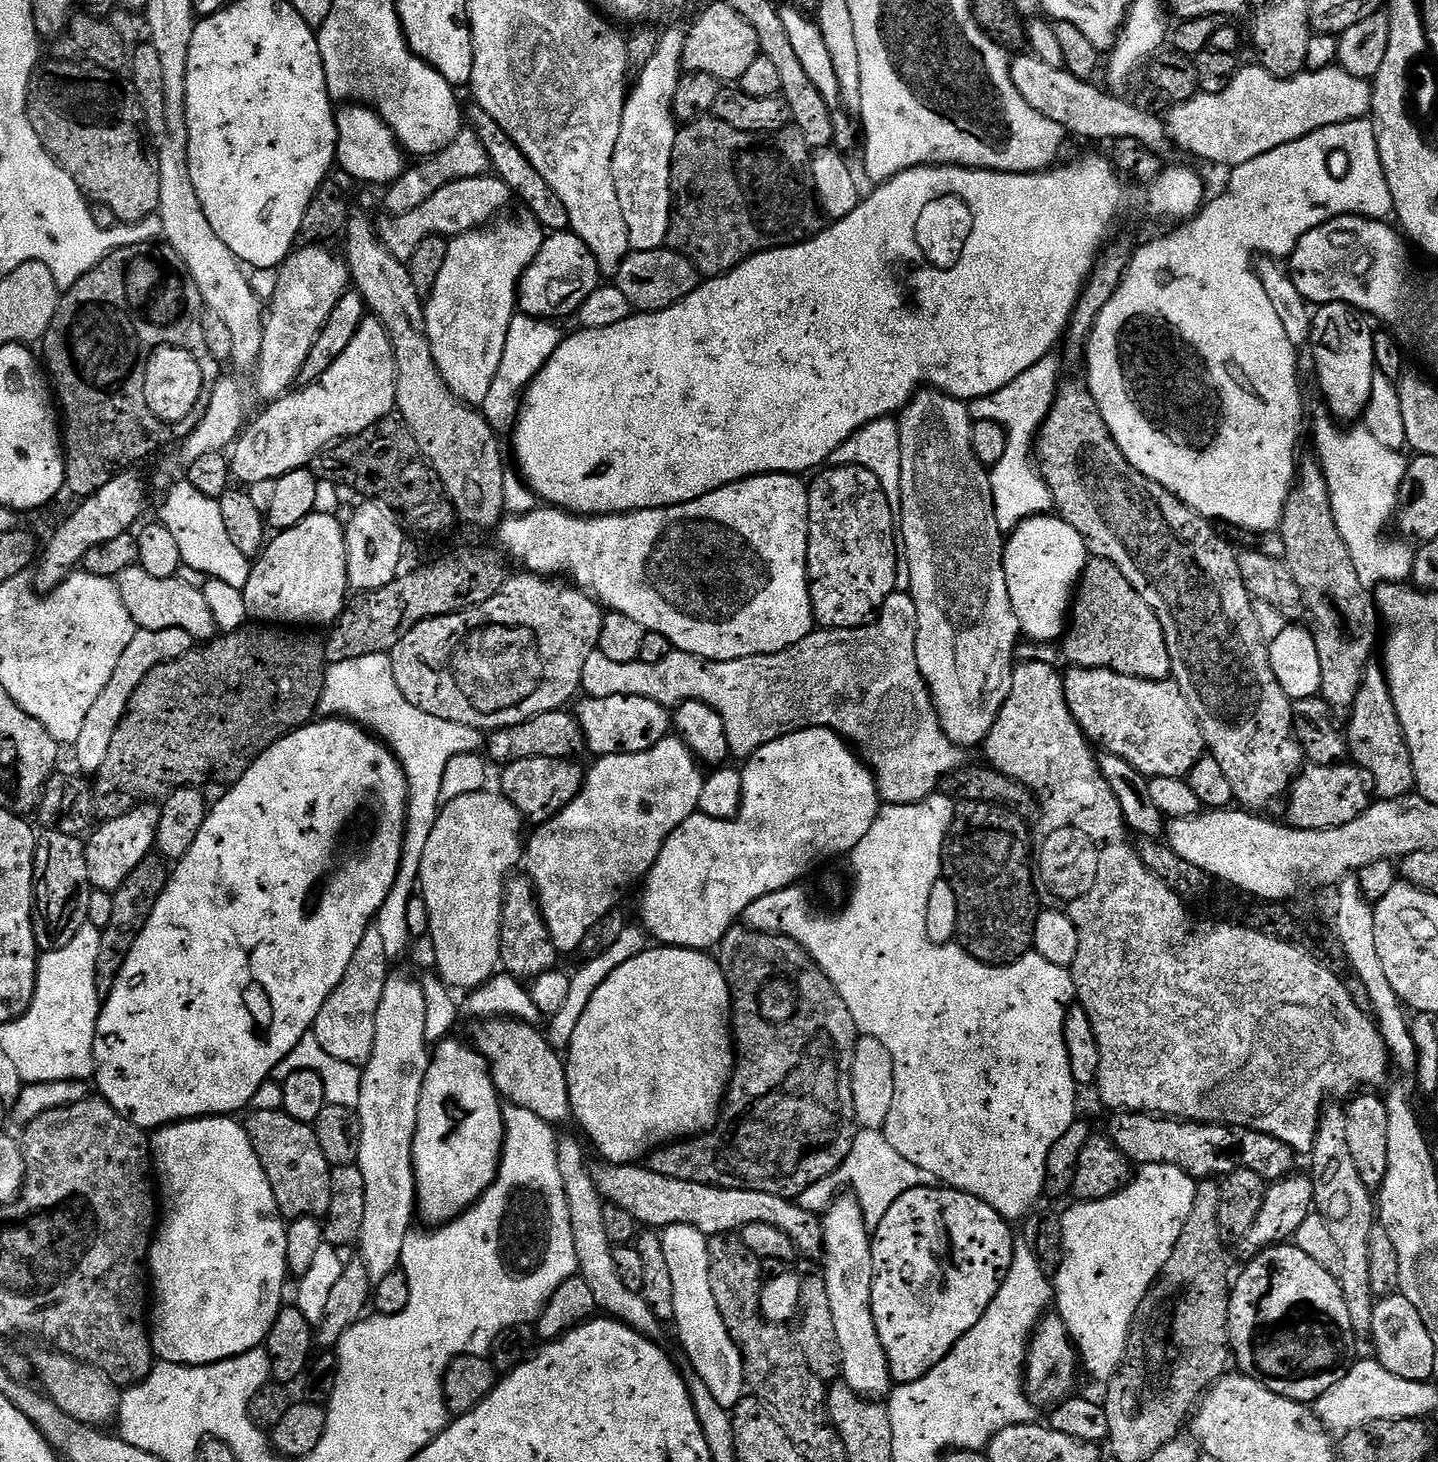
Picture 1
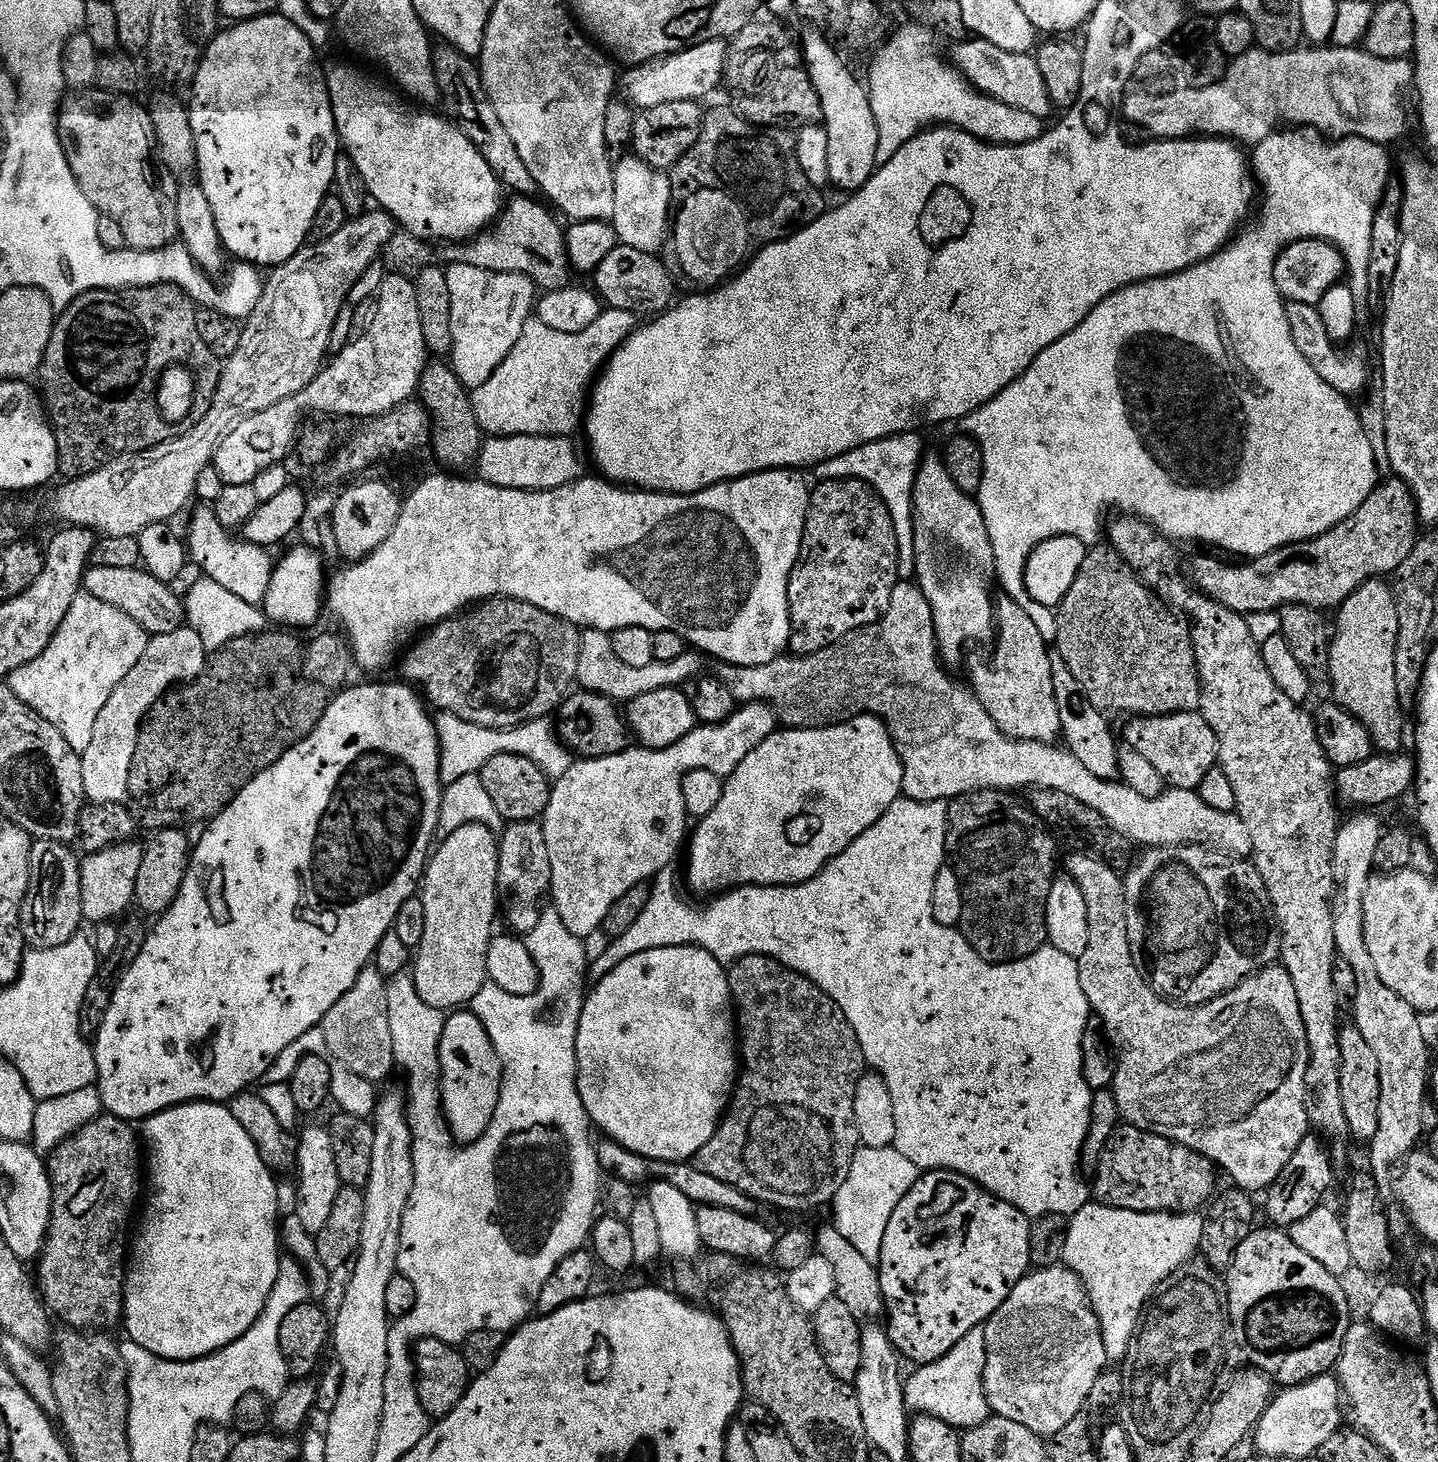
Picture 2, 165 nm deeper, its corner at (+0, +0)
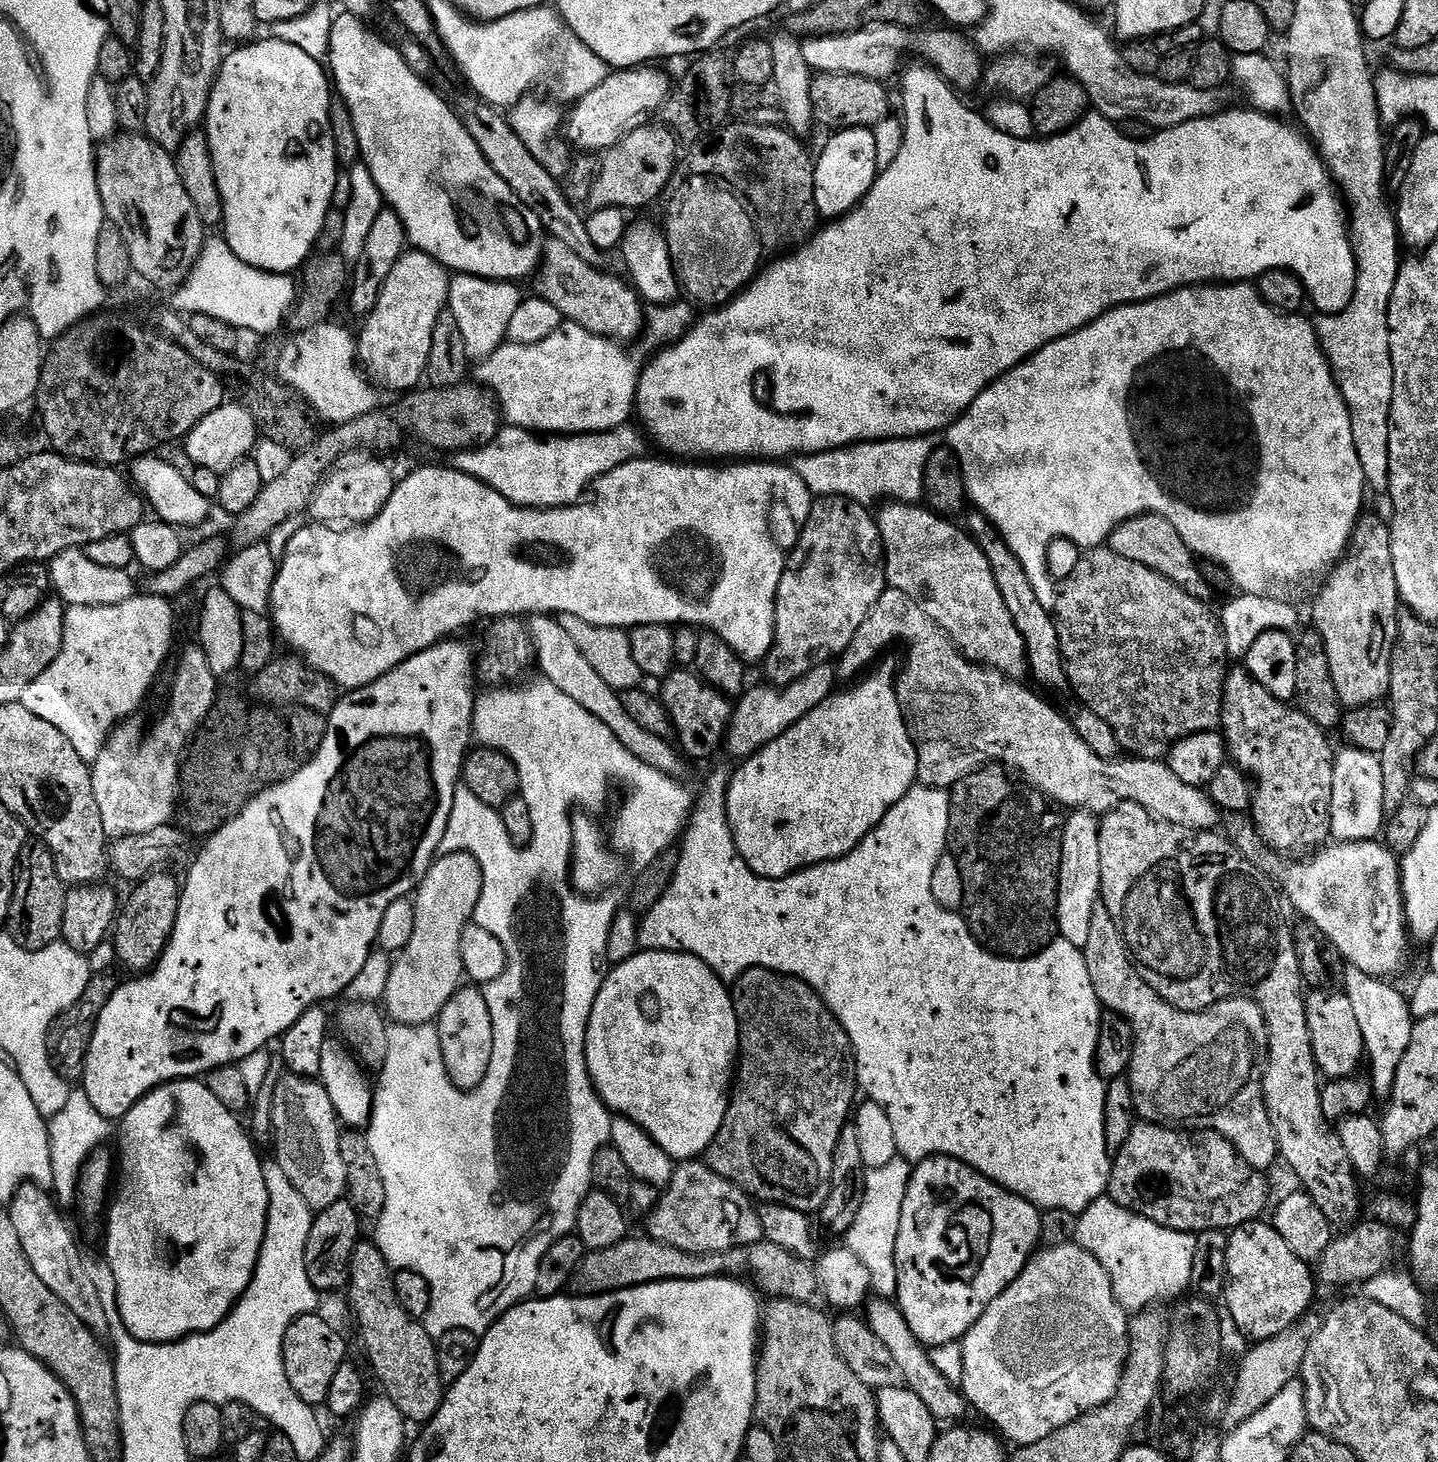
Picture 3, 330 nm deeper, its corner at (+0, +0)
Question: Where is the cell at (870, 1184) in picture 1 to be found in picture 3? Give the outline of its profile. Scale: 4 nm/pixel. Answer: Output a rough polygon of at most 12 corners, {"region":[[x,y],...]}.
{"region":[[901,1156],[864,1177],[844,1237],[872,1292],[895,1299],[898,1227],[912,1170]]}

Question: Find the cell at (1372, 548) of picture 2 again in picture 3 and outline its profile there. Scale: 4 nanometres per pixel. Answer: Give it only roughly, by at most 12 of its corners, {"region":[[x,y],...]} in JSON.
{"region":[[1130,518],[1106,544],[1205,602],[1212,588],[1166,518]]}

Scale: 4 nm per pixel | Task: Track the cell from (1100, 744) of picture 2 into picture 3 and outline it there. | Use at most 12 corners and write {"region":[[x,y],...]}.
{"region":[[981,512],[966,531],[1024,639],[1030,676],[1065,687],[1055,615]]}

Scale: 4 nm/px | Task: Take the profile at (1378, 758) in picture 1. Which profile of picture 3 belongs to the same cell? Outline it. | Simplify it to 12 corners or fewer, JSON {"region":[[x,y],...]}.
{"region":[[1361,515],[1312,608],[1345,709],[1390,690],[1400,591]]}

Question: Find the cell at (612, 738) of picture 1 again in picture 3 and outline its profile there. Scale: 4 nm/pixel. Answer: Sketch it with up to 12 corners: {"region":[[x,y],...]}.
{"region":[[692,670],[663,677],[658,695],[679,751],[721,751],[733,701]]}

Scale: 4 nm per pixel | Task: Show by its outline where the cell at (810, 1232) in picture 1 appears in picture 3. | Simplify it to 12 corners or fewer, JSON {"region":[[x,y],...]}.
{"region":[[867,1301],[868,1328],[890,1349],[905,1387],[937,1421],[958,1422],[963,1393],[940,1374],[899,1304]]}

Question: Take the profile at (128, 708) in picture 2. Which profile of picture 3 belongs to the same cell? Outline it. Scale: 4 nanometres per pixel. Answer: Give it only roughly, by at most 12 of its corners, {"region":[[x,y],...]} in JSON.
{"region":[[200,646],[180,656],[172,705],[140,744],[121,723],[91,765],[109,837],[169,823],[182,764],[160,760],[195,737],[216,700]]}

